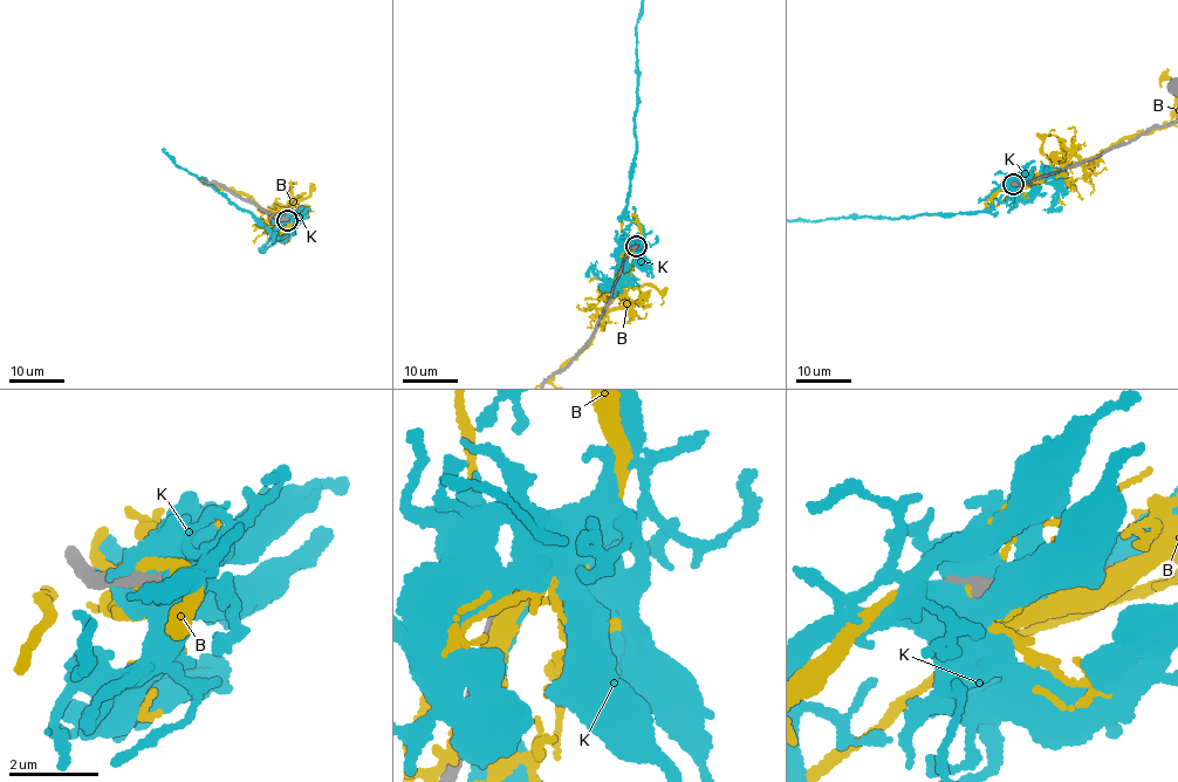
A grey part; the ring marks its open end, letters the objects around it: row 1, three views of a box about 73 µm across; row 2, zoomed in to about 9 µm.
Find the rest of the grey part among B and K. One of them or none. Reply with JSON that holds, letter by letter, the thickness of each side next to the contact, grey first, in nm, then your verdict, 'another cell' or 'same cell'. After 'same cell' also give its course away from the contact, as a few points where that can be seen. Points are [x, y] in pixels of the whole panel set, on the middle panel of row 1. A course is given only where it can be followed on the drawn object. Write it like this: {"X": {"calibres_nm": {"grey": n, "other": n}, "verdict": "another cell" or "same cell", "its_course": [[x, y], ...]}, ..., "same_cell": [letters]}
{"B": {"calibres_nm": {"grey": 440, "other": 190}, "verdict": "another cell"}, "K": {"calibres_nm": {"grey": 700, "other": 360}, "verdict": "same cell"}, "same_cell": ["K"]}

